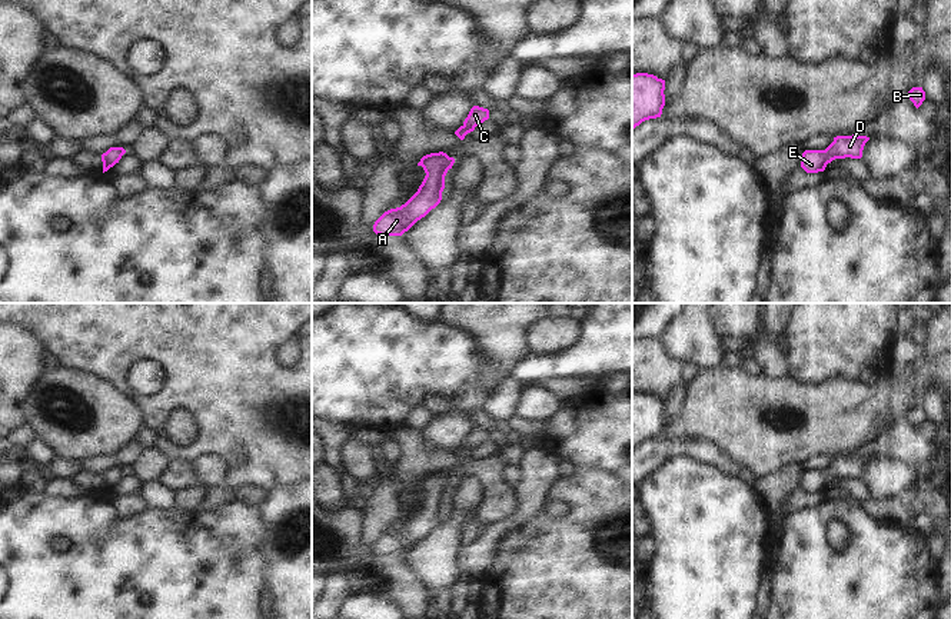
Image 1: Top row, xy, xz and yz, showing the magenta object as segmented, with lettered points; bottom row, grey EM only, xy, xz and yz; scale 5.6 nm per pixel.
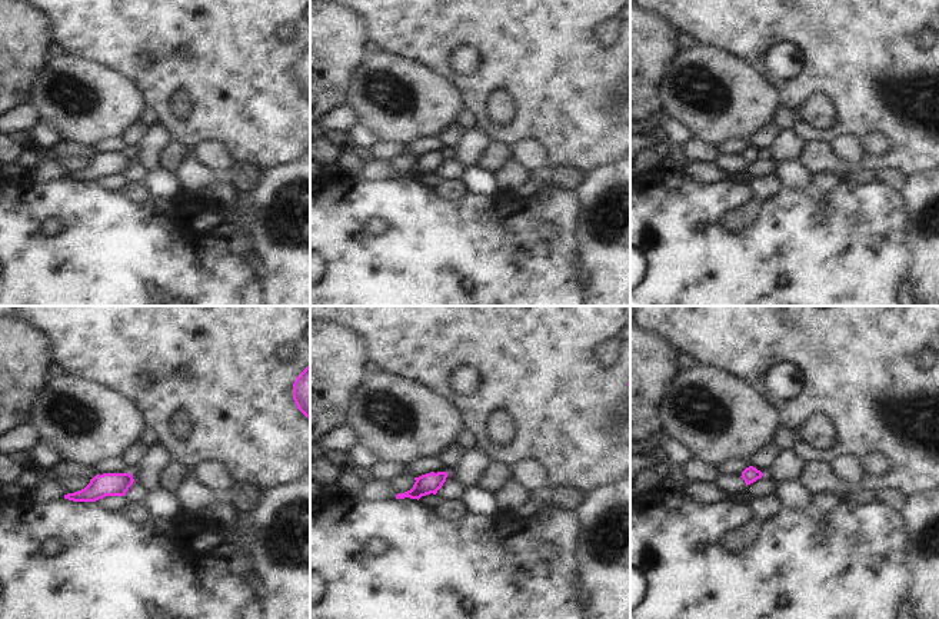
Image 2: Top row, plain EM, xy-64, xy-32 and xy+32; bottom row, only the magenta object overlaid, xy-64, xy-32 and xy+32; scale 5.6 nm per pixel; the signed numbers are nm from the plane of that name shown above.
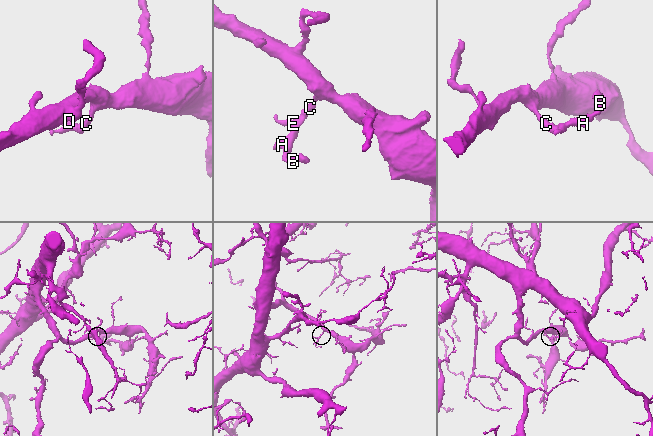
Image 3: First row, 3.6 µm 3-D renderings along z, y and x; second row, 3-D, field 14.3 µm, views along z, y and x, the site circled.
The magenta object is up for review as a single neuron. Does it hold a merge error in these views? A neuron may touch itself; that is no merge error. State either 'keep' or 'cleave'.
keep

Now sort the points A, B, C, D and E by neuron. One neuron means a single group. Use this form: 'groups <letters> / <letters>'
groups A B C D E

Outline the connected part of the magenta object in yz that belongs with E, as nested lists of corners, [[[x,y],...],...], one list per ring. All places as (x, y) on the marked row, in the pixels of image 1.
[[[837,136],[825,150],[805,150],[802,153],[801,167],[807,173],[824,172],[827,164],[835,159],[861,159],[867,136]]]

